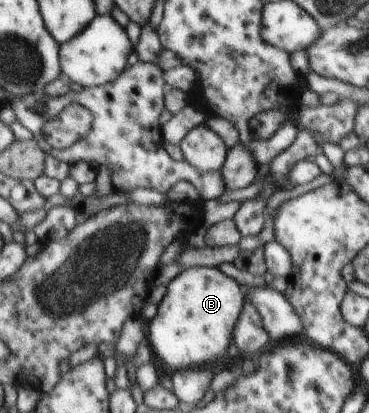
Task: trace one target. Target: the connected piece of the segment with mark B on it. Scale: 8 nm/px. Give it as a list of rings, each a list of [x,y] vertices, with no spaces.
[[[211,266],[182,270],[167,289],[164,299],[157,305],[158,313],[146,325],[146,338],[154,355],[168,369],[177,372],[222,362],[233,346],[234,329],[245,303],[244,289],[220,269]]]

